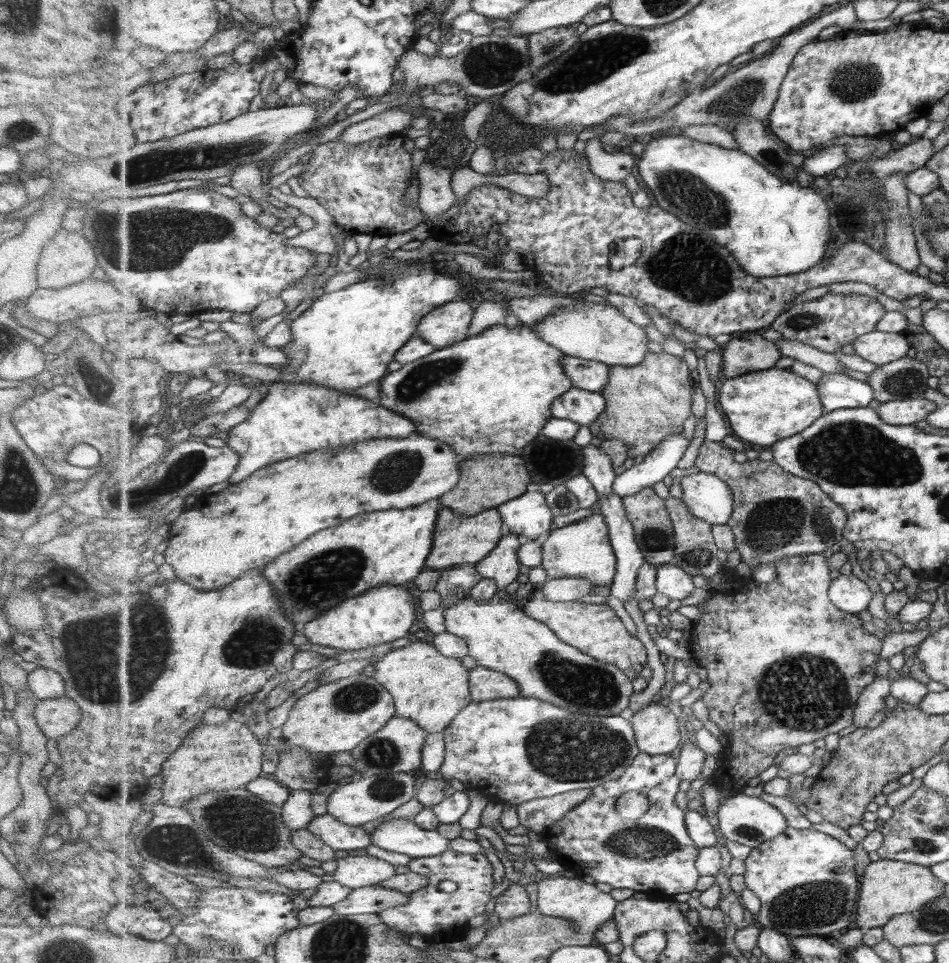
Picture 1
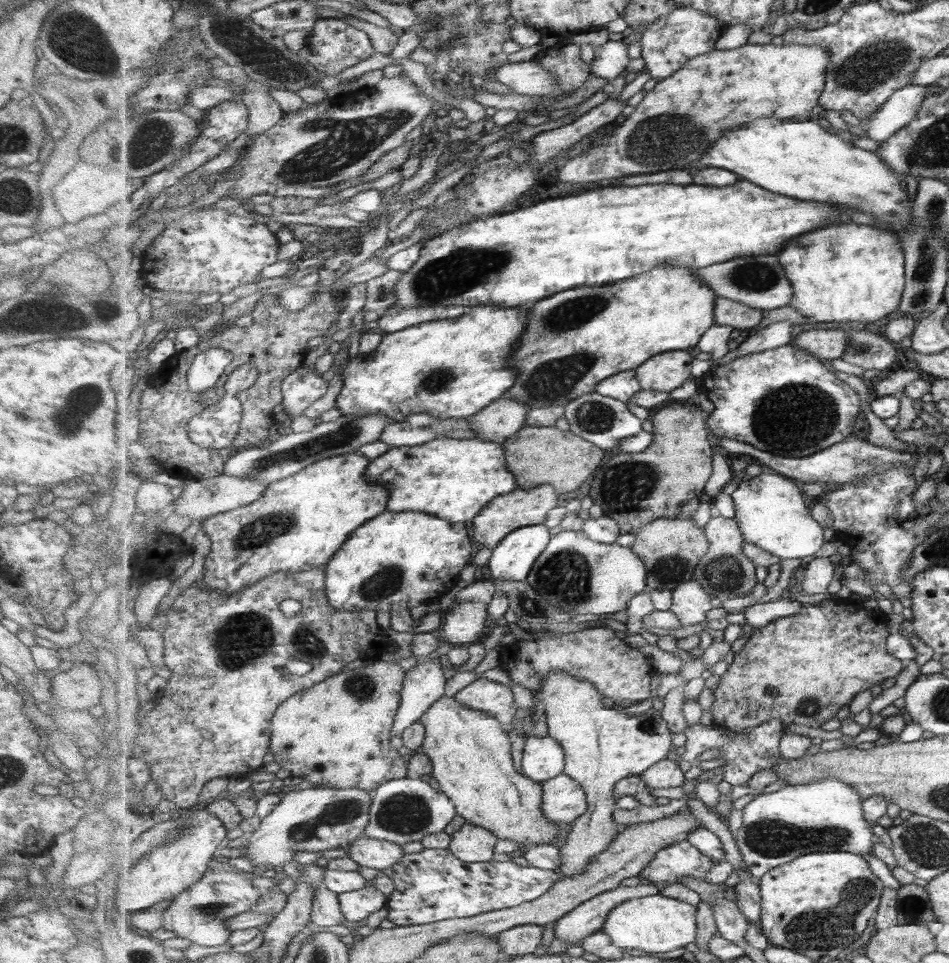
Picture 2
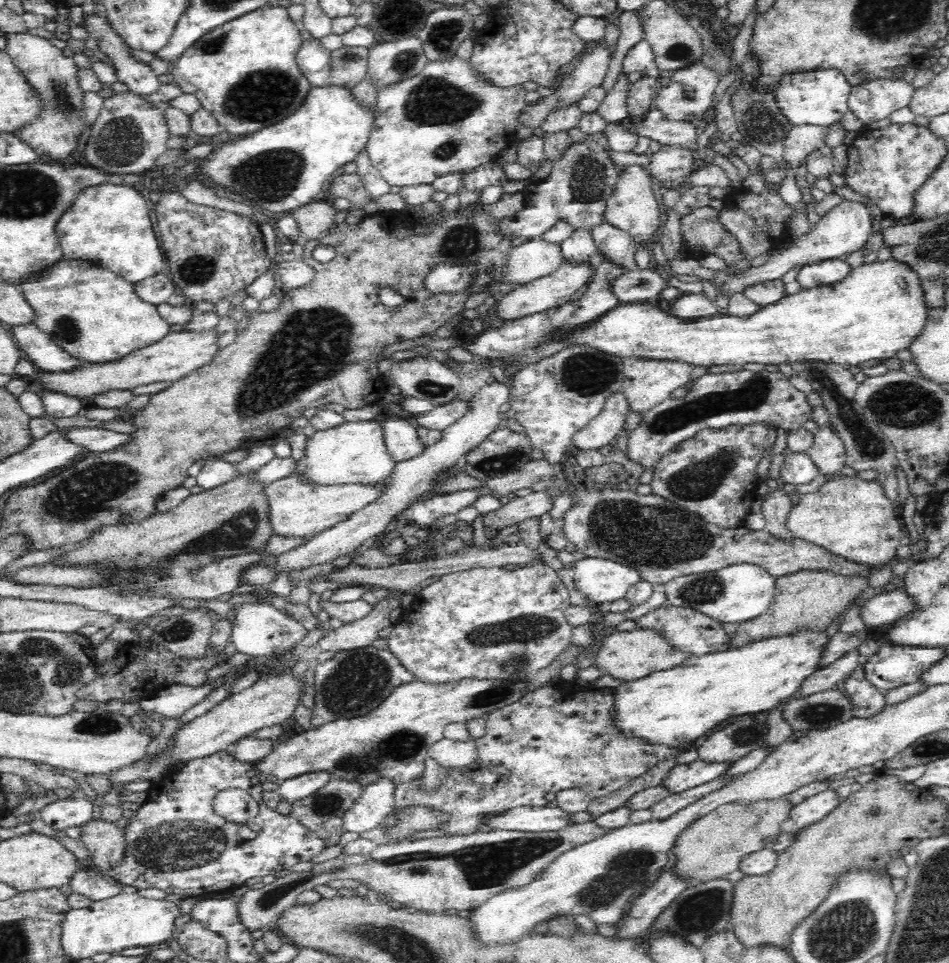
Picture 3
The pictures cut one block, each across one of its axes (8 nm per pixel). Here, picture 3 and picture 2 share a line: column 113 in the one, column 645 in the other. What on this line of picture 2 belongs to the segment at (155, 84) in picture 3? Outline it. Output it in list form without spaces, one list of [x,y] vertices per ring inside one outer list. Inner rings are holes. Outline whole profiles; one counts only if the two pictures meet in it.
[[[681,5],[673,7],[667,14],[657,17],[655,23],[641,32],[641,56],[649,69],[652,79],[670,78],[696,56],[717,49],[718,40],[725,32],[726,24],[707,11]]]

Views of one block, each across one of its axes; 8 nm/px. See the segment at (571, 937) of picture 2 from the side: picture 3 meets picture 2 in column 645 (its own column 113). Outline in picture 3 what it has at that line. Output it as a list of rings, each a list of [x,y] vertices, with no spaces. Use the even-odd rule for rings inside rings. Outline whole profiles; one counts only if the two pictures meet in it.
[[[81,863],[69,882],[69,886],[74,893],[88,897],[90,902],[100,902],[100,900],[112,898],[112,896],[120,894],[122,888],[121,884],[105,878],[86,863]]]

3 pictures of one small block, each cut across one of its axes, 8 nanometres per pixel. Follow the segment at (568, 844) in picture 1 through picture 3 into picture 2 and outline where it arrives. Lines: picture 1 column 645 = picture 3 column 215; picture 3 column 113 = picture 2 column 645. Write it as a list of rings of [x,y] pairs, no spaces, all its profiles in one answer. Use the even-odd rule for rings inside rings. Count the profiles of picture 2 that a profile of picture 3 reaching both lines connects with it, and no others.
[[[682,841],[659,851],[639,878],[642,882],[651,882],[662,887],[681,882],[681,879],[705,879],[705,874],[713,865],[712,857],[688,841]]]

